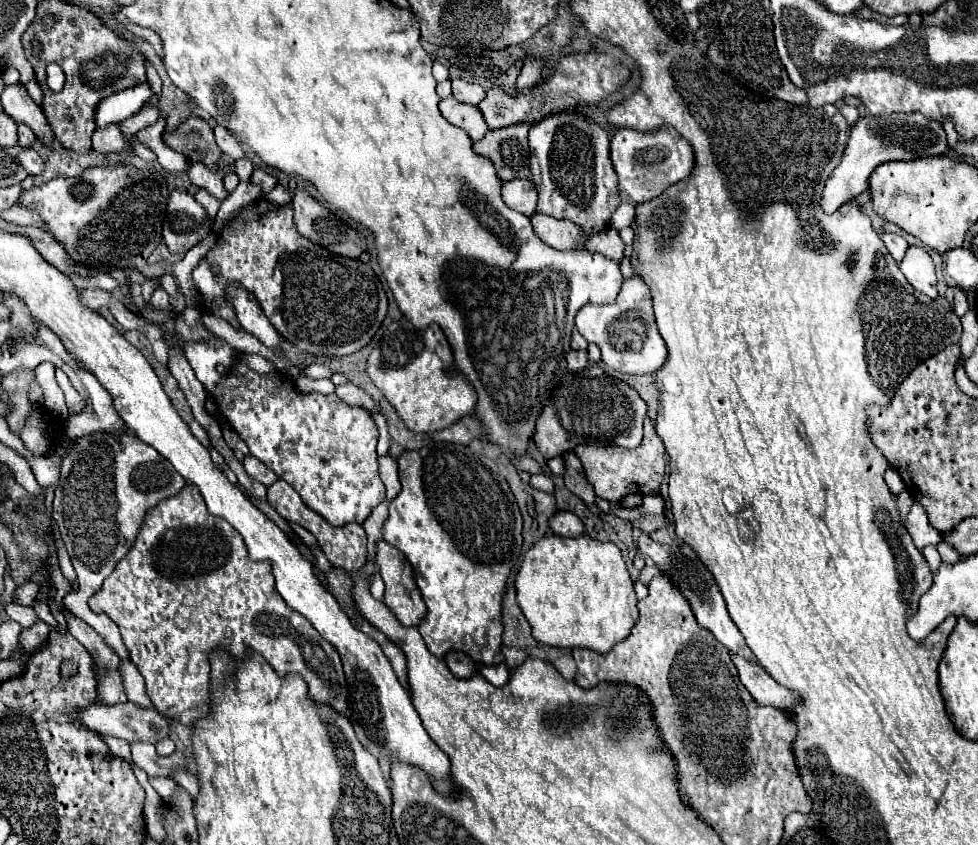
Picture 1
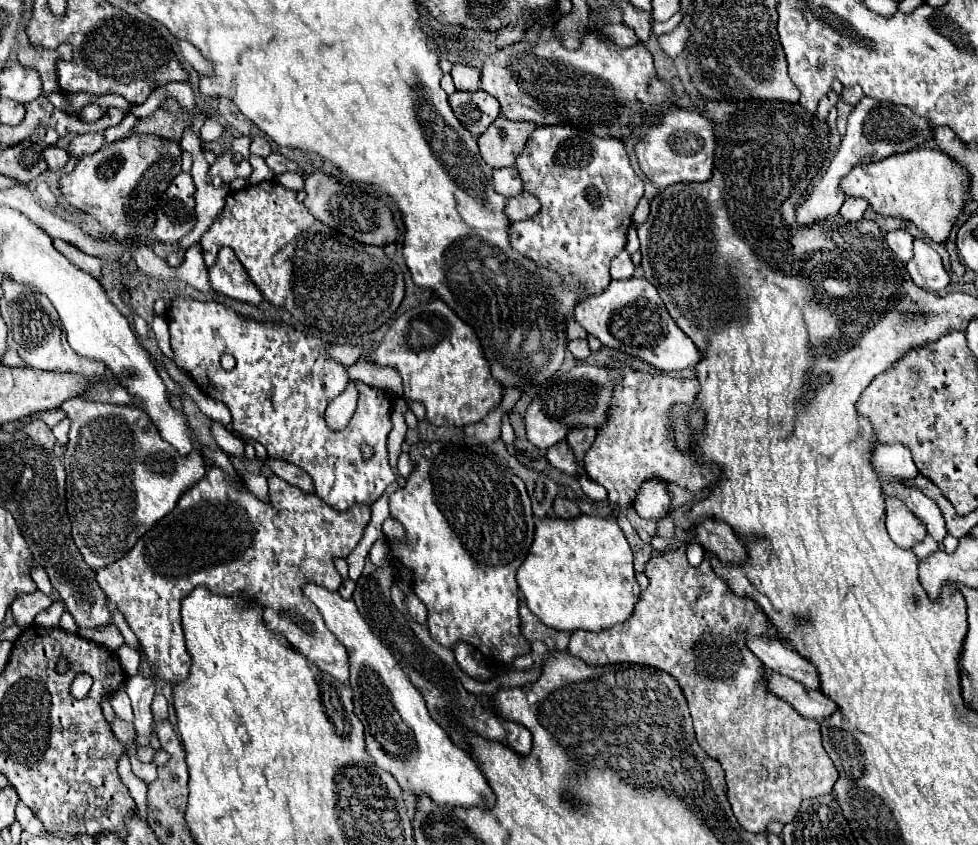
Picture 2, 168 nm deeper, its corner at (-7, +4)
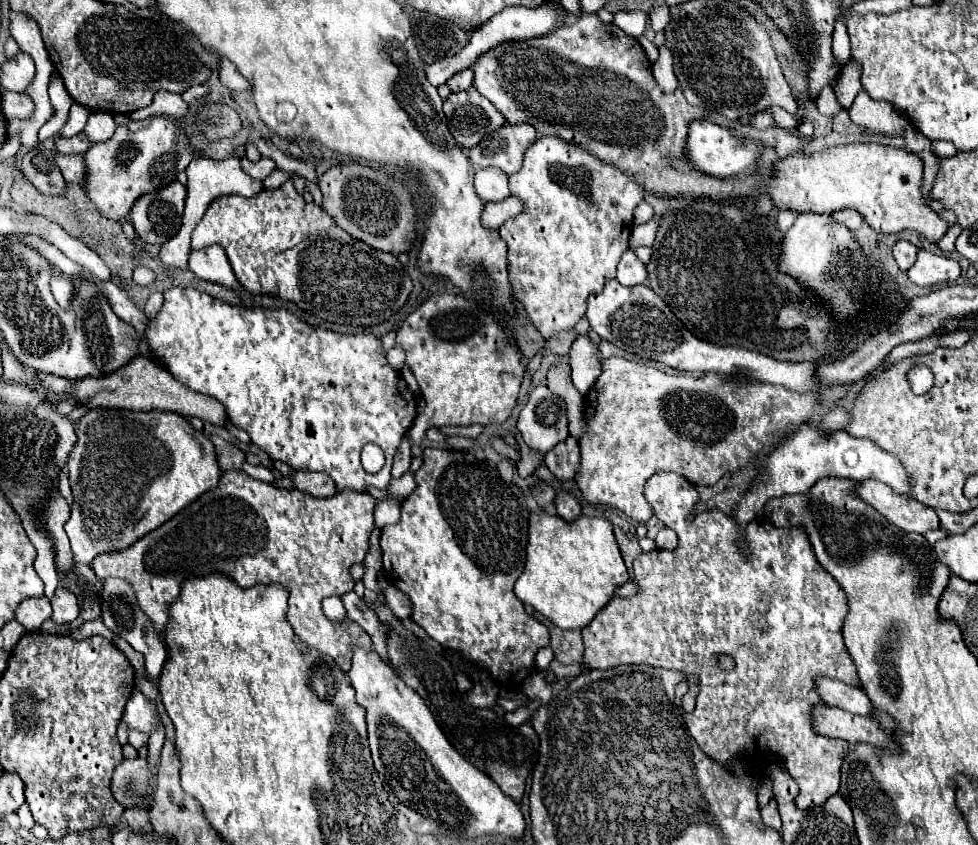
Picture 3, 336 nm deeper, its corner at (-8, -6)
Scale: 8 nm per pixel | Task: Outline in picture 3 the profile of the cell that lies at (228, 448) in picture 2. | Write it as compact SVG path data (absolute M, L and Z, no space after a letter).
M244 462L242 470L244 470L248 476L252 476L254 480L260 480L260 482L272 482L272 480L274 480L272 472L270 472L266 466L262 466L262 464L258 464L258 466L252 466L252 464Z

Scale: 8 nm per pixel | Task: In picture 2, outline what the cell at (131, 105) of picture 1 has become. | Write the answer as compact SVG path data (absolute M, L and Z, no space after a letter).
M87 104L81 112L79 112L79 120L83 120L83 122L95 122L95 120L99 120L101 116L103 116L103 108L99 108L97 104Z

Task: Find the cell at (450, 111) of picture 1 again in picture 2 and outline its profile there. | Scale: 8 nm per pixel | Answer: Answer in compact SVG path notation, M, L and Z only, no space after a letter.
M457 90L449 96L449 104L455 116L459 118L459 122L475 138L481 136L481 132L485 132L489 124L499 116L499 102L483 90L475 90L475 92Z

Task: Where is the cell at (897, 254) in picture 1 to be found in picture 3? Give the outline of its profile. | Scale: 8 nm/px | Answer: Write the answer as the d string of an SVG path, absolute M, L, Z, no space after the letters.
M898 240L894 244L894 250L892 250L892 254L894 254L894 258L896 258L898 266L900 266L900 270L904 270L904 272L914 264L916 252L918 252L918 248L914 244L906 242L906 240Z

